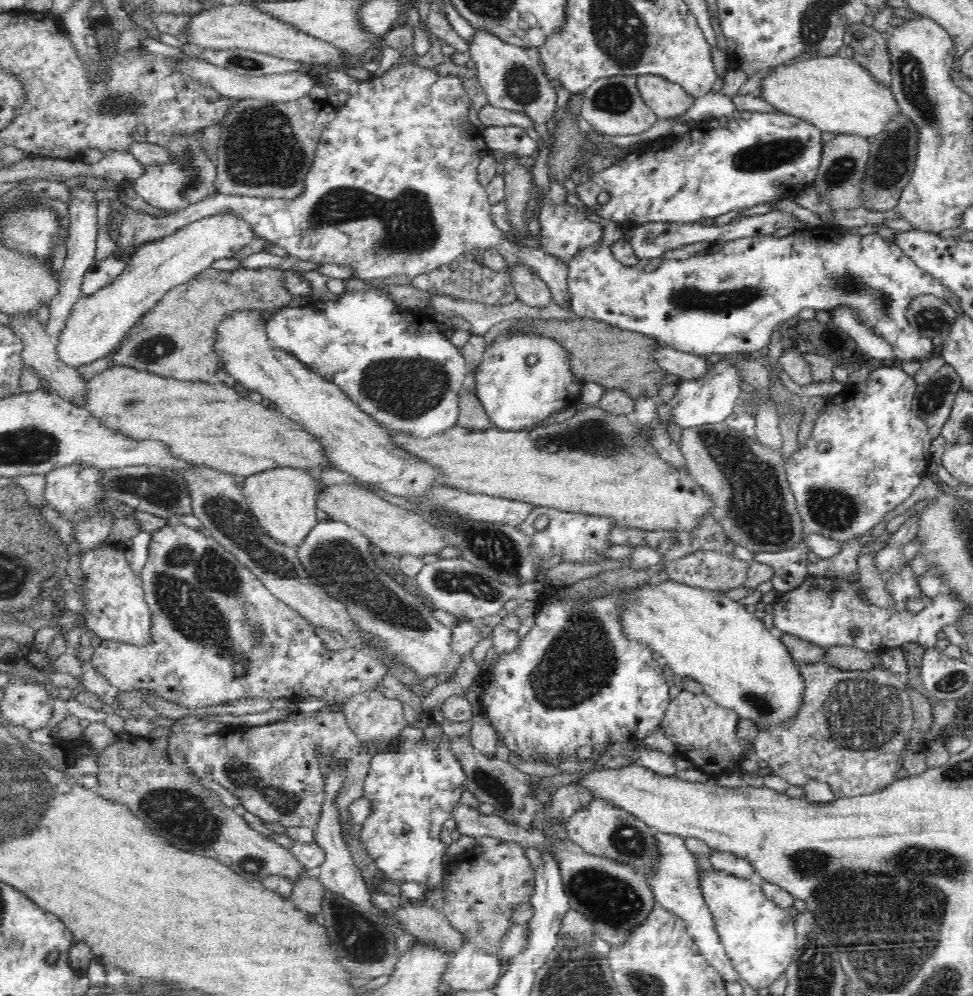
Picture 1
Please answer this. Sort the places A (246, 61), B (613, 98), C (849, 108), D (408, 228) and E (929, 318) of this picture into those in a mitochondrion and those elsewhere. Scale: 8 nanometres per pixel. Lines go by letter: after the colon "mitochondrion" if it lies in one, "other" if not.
A: mitochondrion
B: mitochondrion
C: other
D: mitochondrion
E: mitochondrion

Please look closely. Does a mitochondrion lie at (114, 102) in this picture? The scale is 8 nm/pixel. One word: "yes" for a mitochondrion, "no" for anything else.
yes

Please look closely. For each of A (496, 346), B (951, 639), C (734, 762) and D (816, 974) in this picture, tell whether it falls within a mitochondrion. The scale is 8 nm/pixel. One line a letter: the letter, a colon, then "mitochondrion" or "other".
A: other
B: other
C: other
D: mitochondrion

